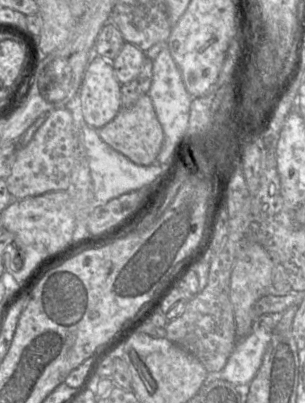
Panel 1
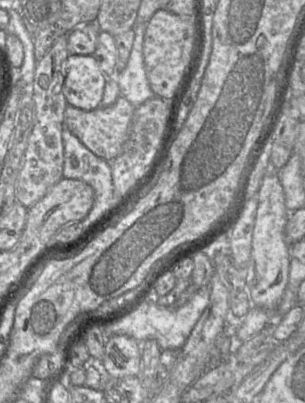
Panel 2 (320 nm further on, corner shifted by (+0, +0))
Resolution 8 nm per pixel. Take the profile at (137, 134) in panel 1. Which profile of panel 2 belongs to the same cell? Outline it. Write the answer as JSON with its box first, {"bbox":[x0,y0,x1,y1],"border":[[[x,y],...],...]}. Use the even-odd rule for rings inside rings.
{"bbox":[64,95,135,161],"border":[[[122,95],[112,106],[98,107],[91,111],[84,111],[68,104],[64,112],[64,125],[96,156],[111,161],[121,153],[129,136],[135,108]]]}

